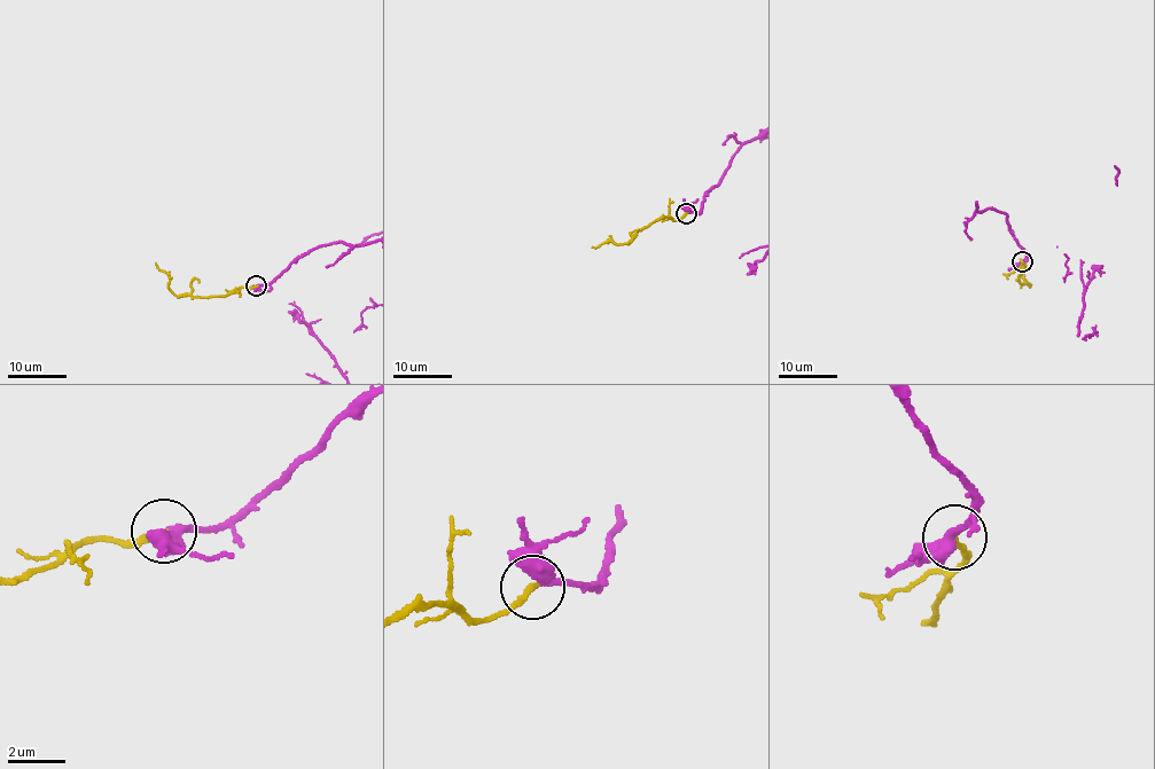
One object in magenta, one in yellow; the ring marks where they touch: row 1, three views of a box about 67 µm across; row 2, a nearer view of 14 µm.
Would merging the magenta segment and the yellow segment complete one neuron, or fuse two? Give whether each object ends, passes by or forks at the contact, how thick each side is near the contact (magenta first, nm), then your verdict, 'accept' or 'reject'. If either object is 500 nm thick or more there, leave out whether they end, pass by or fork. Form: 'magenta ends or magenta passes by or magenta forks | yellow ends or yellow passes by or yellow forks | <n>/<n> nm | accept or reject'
magenta passes by | yellow ends | 360/220 nm | accept

